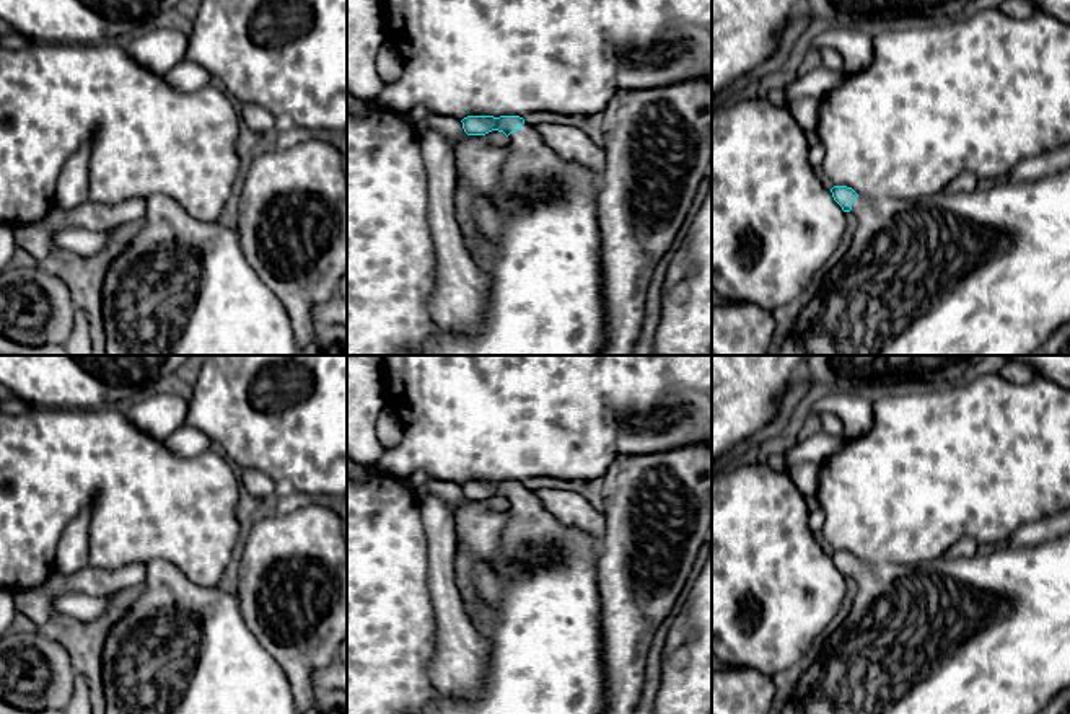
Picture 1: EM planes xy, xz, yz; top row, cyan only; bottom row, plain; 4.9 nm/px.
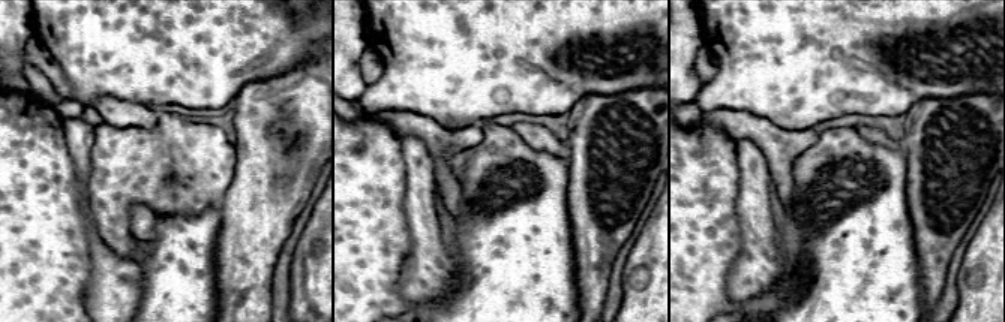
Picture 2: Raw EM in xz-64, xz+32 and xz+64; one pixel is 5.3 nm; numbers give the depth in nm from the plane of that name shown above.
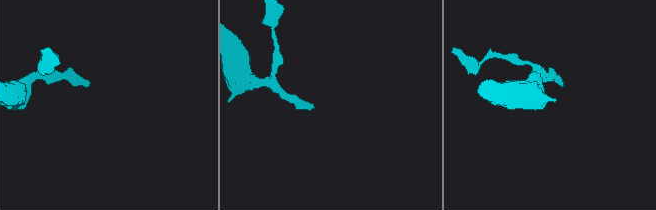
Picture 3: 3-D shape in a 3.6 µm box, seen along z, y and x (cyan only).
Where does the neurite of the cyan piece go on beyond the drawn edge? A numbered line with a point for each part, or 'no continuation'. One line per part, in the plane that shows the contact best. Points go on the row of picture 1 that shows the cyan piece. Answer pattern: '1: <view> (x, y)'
1: xz (546, 289)

